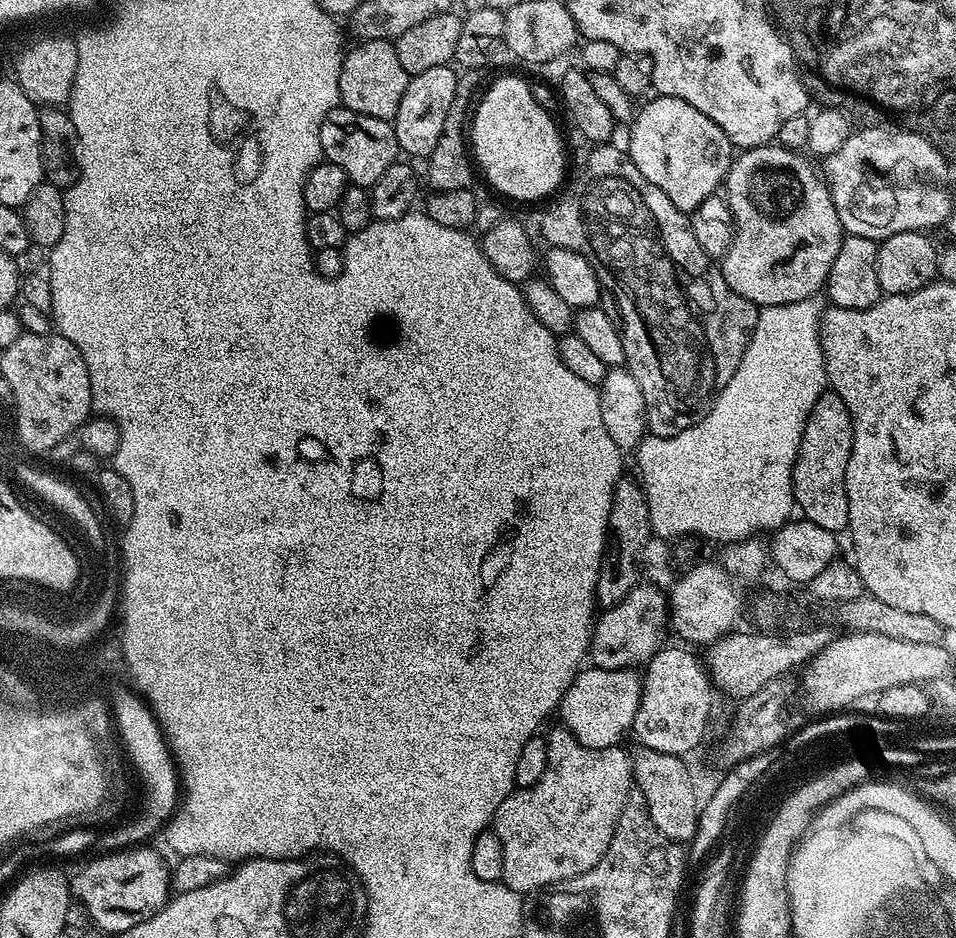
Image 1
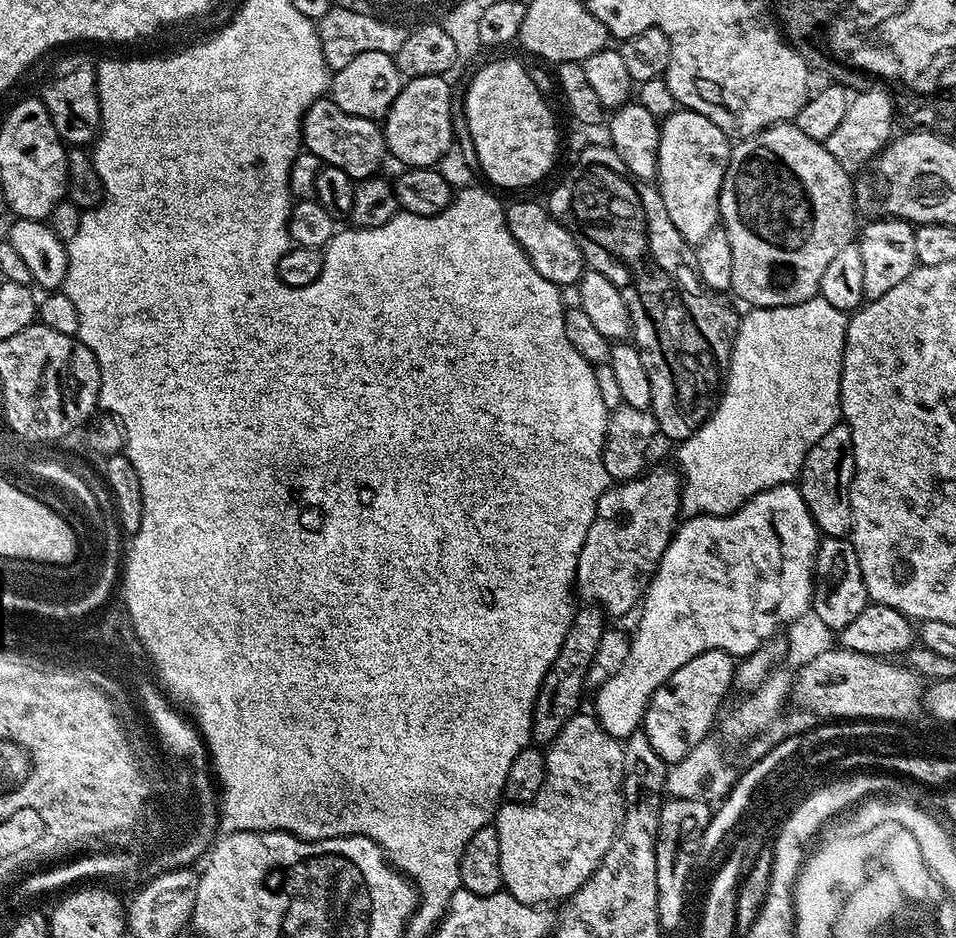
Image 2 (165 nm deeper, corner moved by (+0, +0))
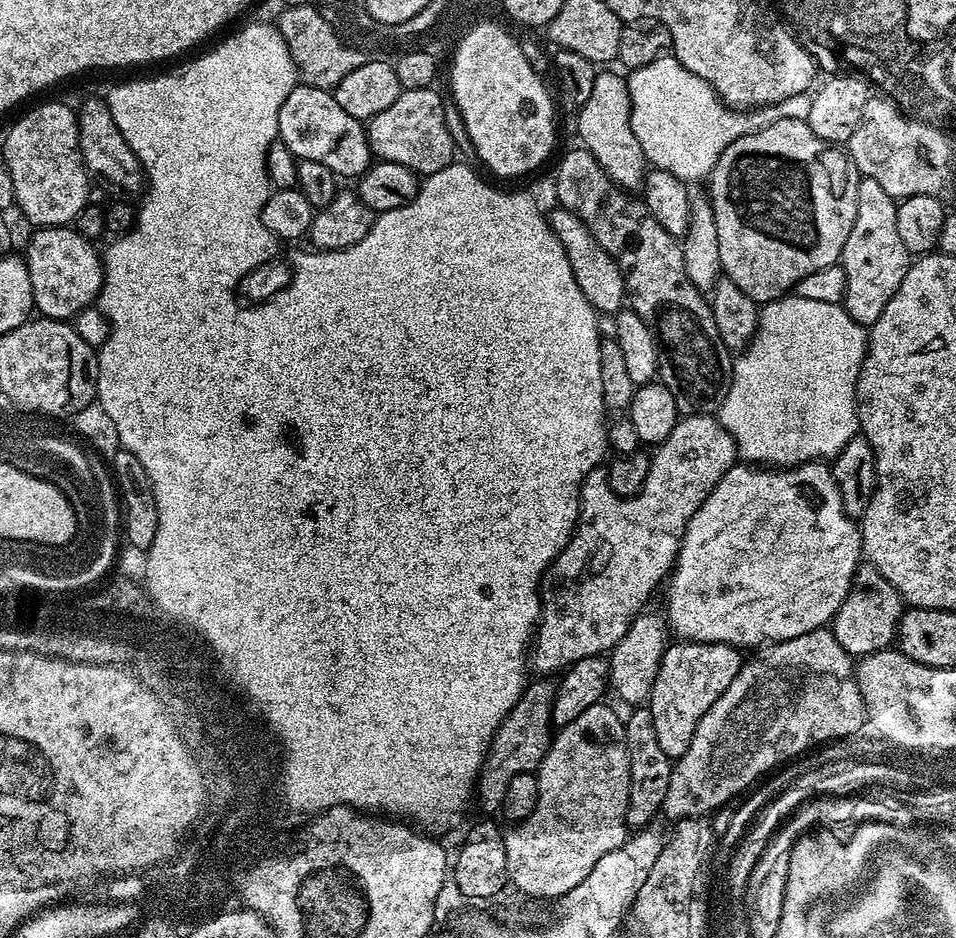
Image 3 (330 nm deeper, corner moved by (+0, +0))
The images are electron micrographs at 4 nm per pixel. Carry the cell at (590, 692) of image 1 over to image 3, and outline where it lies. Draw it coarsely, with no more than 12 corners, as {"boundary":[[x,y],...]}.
{"boundary":[[736,462],[666,580],[684,642],[793,640],[861,563],[827,463]]}

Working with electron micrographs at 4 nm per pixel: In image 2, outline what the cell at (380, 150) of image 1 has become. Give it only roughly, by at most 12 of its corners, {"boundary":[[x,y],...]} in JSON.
{"boundary":[[330,98],[308,107],[300,135],[356,182],[386,160],[381,125]]}

